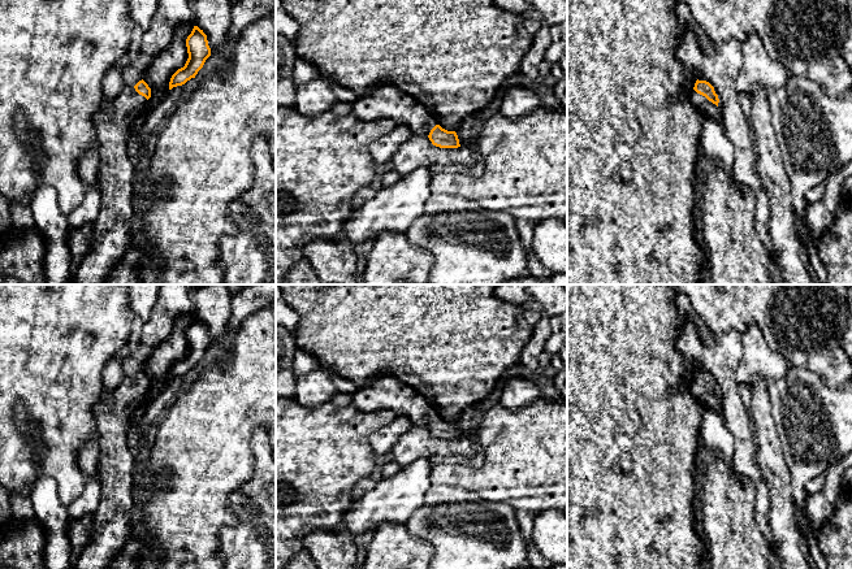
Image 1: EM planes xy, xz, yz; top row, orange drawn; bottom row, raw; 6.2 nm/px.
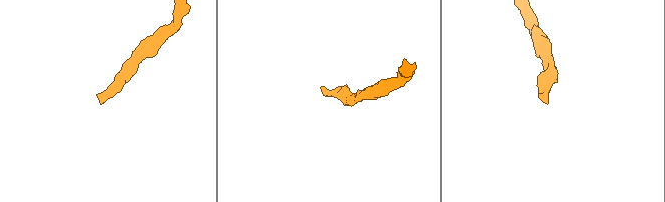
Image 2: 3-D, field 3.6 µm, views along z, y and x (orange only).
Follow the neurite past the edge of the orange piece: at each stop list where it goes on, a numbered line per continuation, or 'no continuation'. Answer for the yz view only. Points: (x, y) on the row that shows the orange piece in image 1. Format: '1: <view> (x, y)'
1: yz (706, 108)

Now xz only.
1: xz (383, 101)

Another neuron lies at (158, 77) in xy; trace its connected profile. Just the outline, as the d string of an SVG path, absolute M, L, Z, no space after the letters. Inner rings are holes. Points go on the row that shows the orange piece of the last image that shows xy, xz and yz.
M185 23L177 27L172 43L151 64L143 81L151 88L151 97L147 100L146 112L135 120L131 135L137 135L144 122L146 113L156 107L168 94L172 75L185 66L189 53L186 39L195 23Z

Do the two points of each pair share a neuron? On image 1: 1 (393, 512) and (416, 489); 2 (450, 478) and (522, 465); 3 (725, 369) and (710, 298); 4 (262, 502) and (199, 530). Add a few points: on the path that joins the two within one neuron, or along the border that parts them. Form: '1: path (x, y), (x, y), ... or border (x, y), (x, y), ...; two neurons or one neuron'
1: path (398, 507), (411, 494); one neuron
2: path (468, 478), (504, 478); one neuron
3: border (740, 333), (727, 330), (714, 334); two neurons
4: border (242, 483), (220, 541); two neurons

